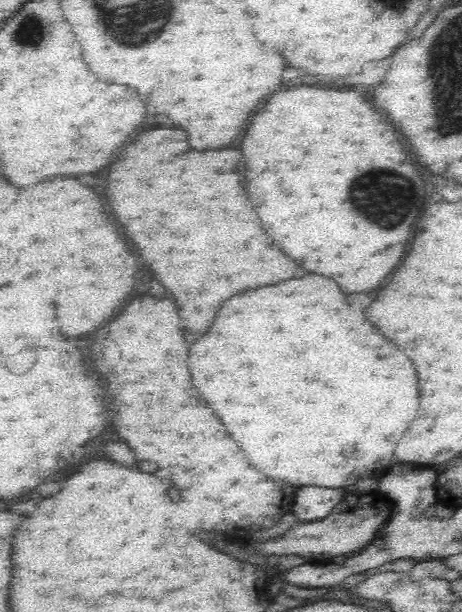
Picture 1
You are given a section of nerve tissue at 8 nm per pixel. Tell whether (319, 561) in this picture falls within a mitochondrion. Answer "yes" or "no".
no

